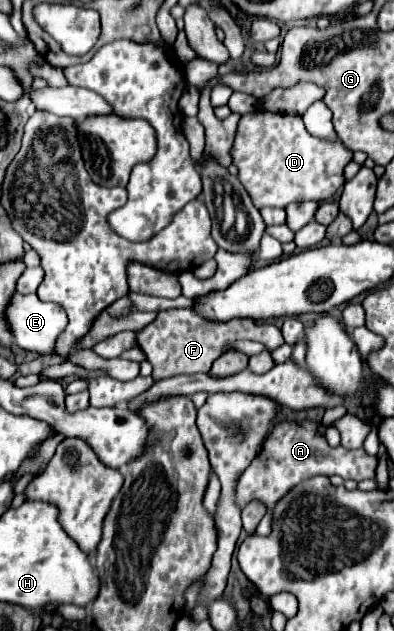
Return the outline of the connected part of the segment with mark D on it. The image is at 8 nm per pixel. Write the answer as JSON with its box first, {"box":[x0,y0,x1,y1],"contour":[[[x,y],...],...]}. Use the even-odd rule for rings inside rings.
{"box":[230,110,352,210],"contour":[[[254,110],[240,118],[230,156],[232,164],[238,168],[238,178],[242,186],[250,194],[252,204],[260,210],[266,206],[286,208],[292,202],[304,202],[304,200],[316,200],[316,202],[330,200],[334,192],[344,184],[344,166],[352,160],[352,150],[346,150],[346,146],[340,140],[314,138],[304,128],[304,122],[298,114],[276,114],[268,110]]]}

